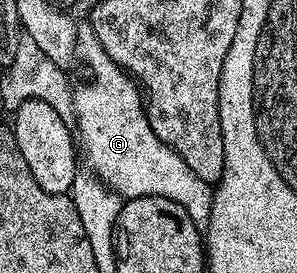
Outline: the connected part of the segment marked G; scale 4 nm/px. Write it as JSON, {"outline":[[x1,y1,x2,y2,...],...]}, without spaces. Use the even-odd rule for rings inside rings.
{"outline":[[84,23,78,29,78,57,84,60,86,68,92,72,92,82,75,90,76,95,76,120,74,122,75,132,78,134,79,144,82,146,82,157,88,160,87,168,95,173,109,189,113,190,121,199,130,197,165,197,166,199,174,199,182,207,186,207,186,215,190,215,190,219,194,219,194,223,201,227,207,226,210,219,210,211,212,210,212,194,213,186,209,182,198,179,198,175,194,175,194,171,186,165,186,159,182,159,182,155,175,153,166,143,162,143,162,139,158,139,158,135,154,133,150,123,148,122,148,110,146,108,146,98,142,92,141,86,129,74,125,73,120,66,115,65,106,55,106,51,101,47,95,34,92,33,91,24]]}

